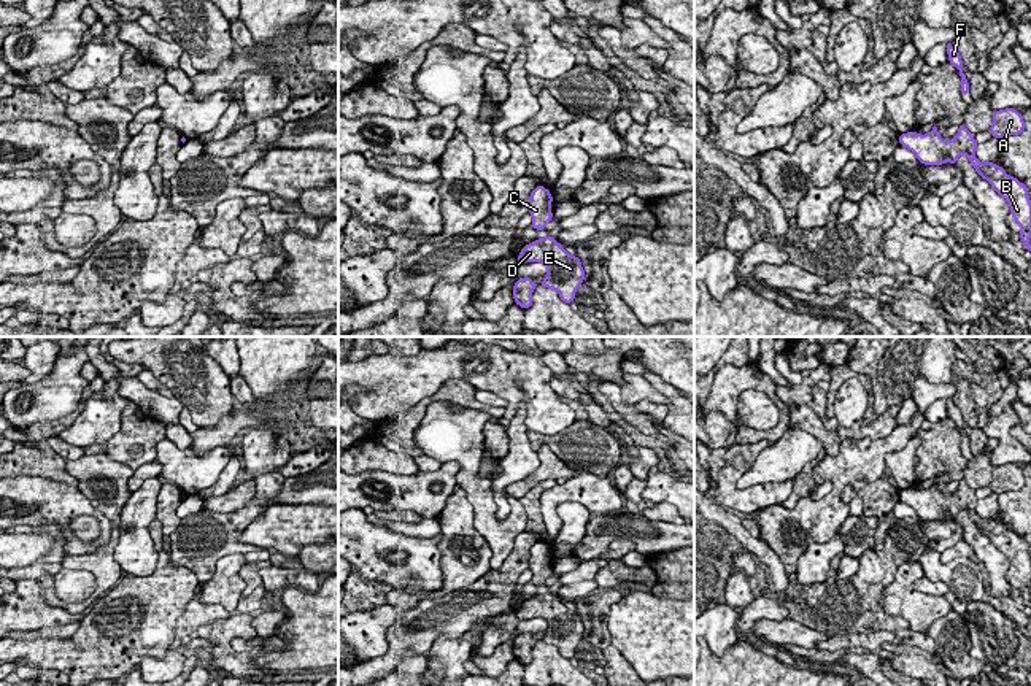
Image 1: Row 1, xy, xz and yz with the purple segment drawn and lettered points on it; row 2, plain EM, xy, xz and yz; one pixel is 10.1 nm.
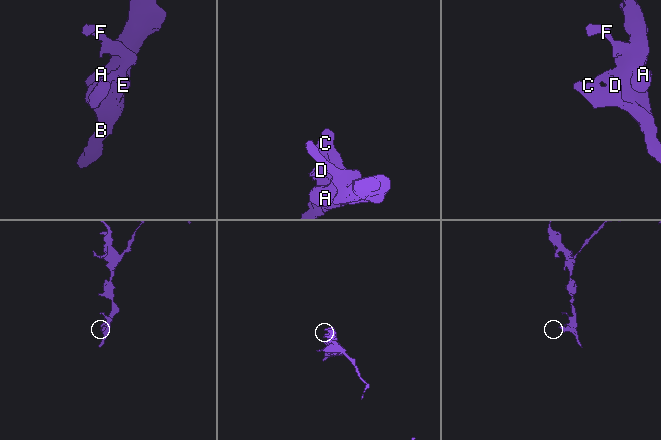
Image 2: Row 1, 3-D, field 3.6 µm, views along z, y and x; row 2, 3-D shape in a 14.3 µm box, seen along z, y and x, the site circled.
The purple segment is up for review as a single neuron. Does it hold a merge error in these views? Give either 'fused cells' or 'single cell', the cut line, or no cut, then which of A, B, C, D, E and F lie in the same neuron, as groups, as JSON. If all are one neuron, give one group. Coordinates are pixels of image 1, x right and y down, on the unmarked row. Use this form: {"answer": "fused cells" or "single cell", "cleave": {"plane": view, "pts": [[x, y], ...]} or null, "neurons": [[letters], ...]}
{"answer": "single cell", "cleave": null, "neurons": [["A", "B", "C", "D", "E", "F"]]}

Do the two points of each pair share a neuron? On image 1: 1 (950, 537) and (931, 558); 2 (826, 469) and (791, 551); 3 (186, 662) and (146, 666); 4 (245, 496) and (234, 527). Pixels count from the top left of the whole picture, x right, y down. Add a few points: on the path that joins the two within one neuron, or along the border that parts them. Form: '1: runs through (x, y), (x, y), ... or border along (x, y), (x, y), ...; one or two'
1: border along (933, 542), (919, 561); two
2: runs through (836, 491), (831, 508), (809, 534); one
3: runs through (177, 662), (172, 666), (156, 666); one
4: border along (256, 481), (256, 494), (240, 508), (204, 508); two

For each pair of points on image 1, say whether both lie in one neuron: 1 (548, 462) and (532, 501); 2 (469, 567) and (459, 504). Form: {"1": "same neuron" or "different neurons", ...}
{"1": "different neurons", "2": "same neuron"}

